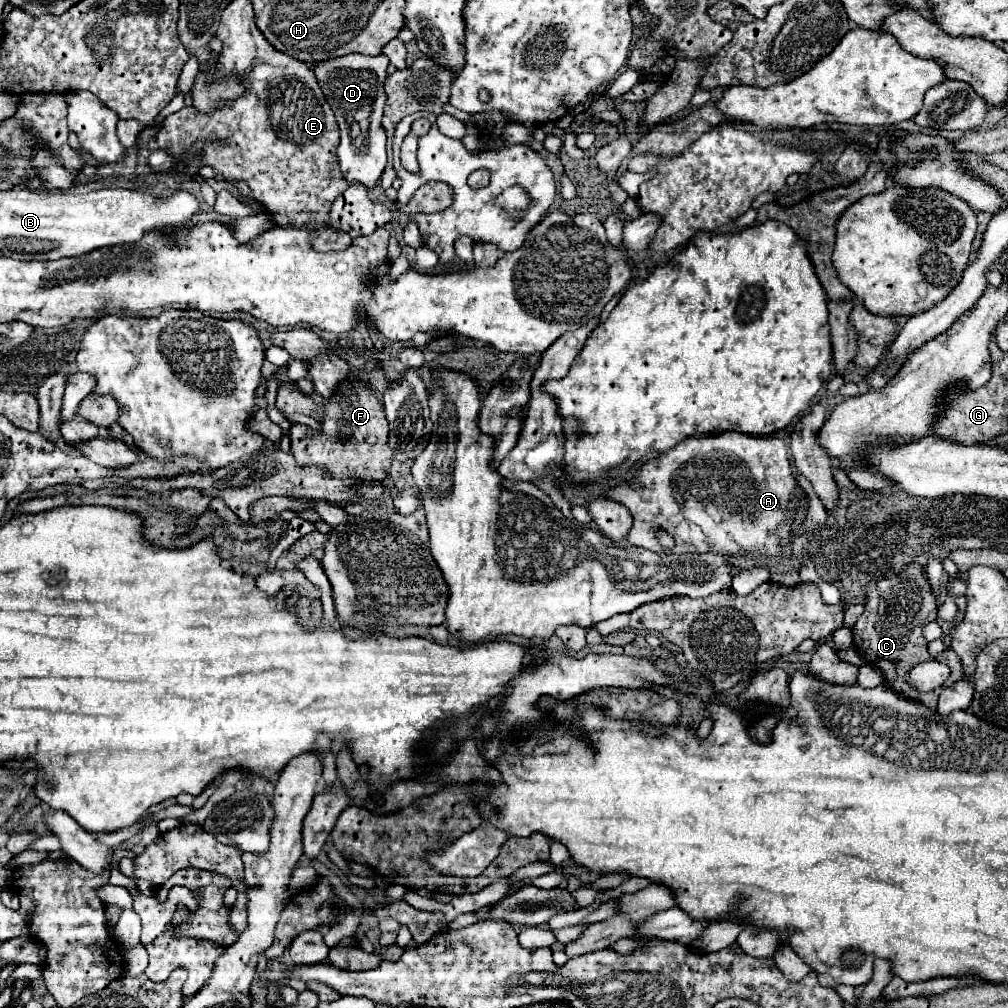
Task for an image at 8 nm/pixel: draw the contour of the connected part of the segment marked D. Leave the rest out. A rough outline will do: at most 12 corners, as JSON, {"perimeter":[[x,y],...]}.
{"perimeter":[[388,57],[314,63],[350,183],[372,189],[386,165]]}

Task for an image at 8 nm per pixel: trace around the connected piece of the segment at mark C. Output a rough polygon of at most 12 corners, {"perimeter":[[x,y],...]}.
{"perimeter":[[918,565],[870,583],[852,633],[884,685],[930,711],[940,689],[906,683],[932,659],[938,601]]}

